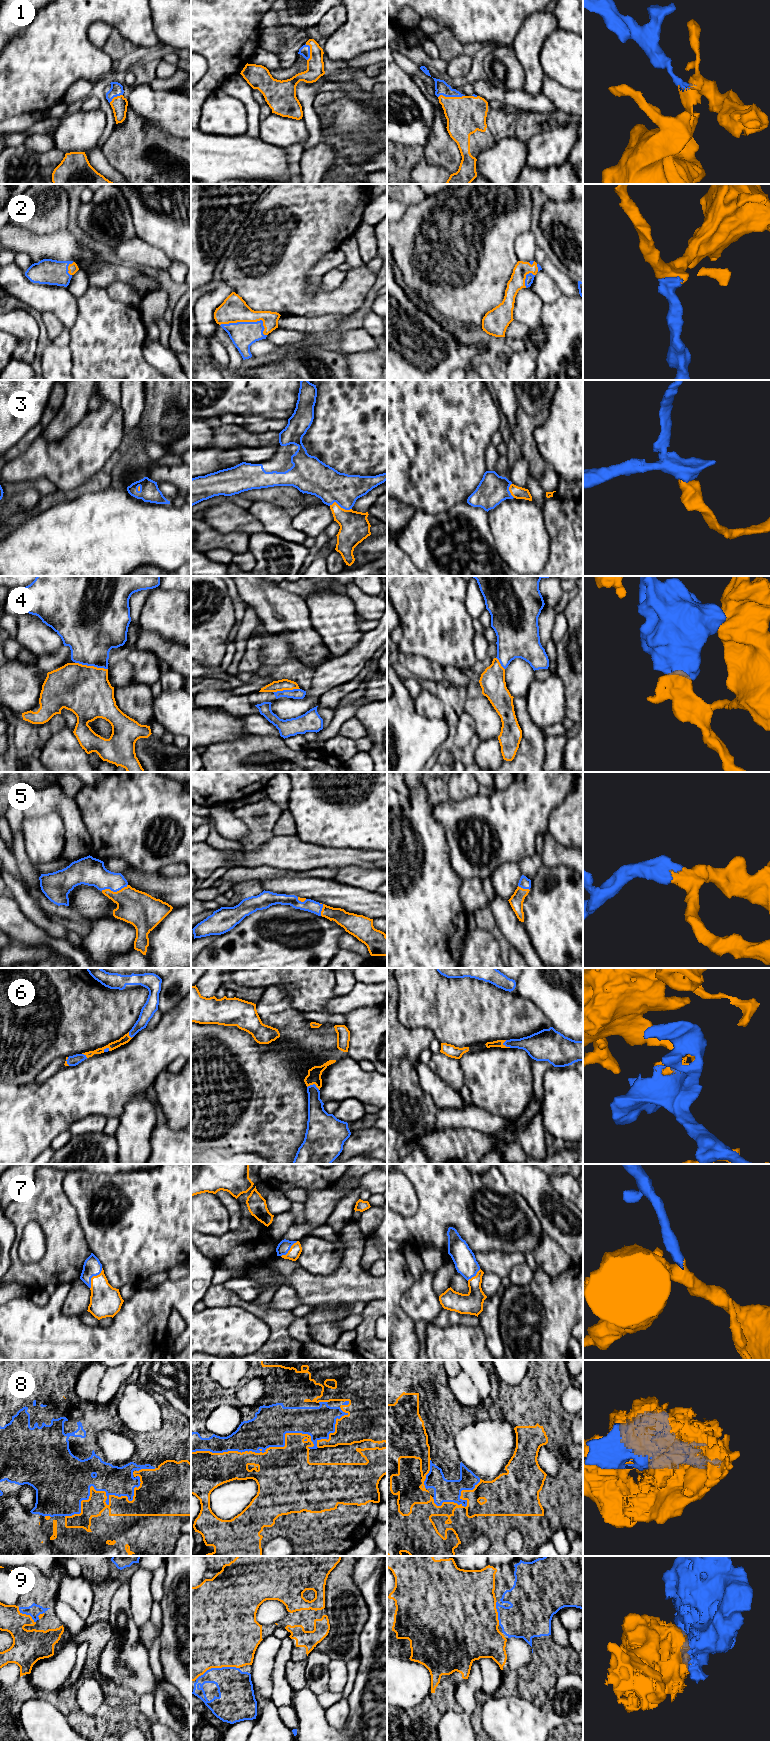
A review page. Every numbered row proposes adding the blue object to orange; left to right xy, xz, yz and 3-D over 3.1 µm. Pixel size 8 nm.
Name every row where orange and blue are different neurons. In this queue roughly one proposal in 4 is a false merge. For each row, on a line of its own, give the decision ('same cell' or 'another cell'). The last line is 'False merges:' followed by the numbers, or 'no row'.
1: same cell
2: same cell
3: same cell
4: same cell
5: same cell
6: same cell
7: same cell
8: same cell
9: same cell
False merges: no row

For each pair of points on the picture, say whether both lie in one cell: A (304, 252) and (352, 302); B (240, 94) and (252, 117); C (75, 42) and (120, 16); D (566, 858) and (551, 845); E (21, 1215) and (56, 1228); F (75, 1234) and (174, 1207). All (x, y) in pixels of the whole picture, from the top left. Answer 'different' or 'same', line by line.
A: same
B: same
C: same
D: same
E: same
F: different

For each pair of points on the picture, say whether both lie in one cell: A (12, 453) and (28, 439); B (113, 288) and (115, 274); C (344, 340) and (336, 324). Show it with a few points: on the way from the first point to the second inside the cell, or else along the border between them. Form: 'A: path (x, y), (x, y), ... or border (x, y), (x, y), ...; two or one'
A: path (16, 450), (24, 443); one
B: border (126, 282), (111, 282), (105, 287); two
C: border (341, 327), (334, 331); two

